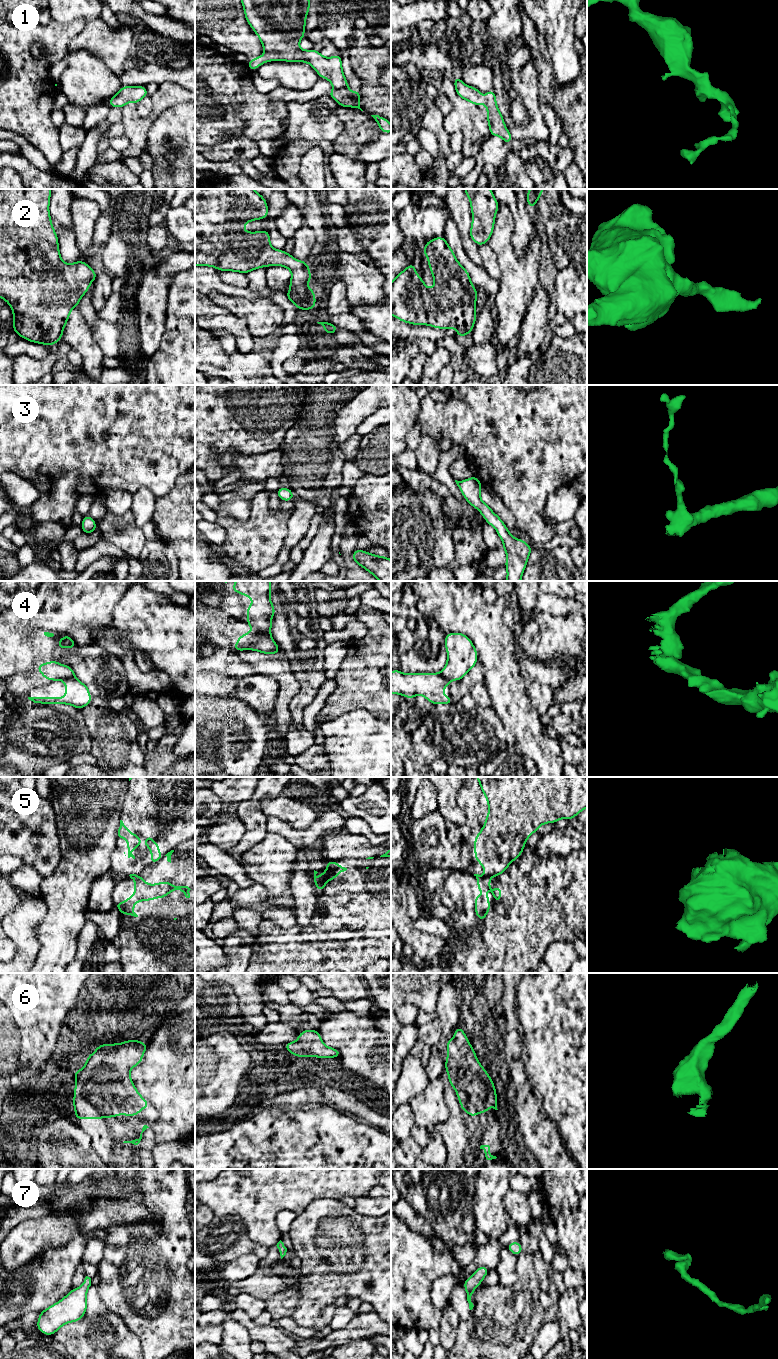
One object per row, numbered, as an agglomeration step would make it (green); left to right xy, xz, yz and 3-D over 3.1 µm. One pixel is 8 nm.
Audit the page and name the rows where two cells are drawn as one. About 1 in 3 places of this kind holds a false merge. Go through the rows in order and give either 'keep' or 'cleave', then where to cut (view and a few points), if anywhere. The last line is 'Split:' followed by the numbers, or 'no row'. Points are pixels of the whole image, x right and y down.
1: keep; cut none
2: keep; cut none
3: keep; cut none
4: cleave; cut xz (253, 629), (270, 636)
5: cleave; cut xz (328, 870), (329, 876)
6: keep; cut none
7: keep; cut none
Split: 4, 5

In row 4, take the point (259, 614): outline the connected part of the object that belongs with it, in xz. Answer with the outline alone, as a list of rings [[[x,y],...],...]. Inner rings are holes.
[[[236,581],[232,590],[253,599],[251,606],[246,608],[246,623],[255,632],[272,636],[271,618],[275,615],[275,608],[269,597],[271,581]]]

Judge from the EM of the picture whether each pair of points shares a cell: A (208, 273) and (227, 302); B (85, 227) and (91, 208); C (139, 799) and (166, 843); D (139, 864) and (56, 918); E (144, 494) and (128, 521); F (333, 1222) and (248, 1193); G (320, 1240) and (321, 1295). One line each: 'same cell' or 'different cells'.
A: different cells
B: same cell
C: same cell
D: different cells
E: different cells
F: different cells
G: same cell

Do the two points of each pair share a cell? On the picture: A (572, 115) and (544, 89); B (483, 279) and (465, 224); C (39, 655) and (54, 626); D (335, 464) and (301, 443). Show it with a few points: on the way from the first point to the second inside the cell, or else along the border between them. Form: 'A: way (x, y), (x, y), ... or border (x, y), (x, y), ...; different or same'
A: way (564, 111), (547, 97); same
B: border (464, 248), (467, 256), (483, 269); different
C: way (39, 646), (39, 633), (45, 627); same
D: way (327, 464), (323, 464), (309, 450); same

